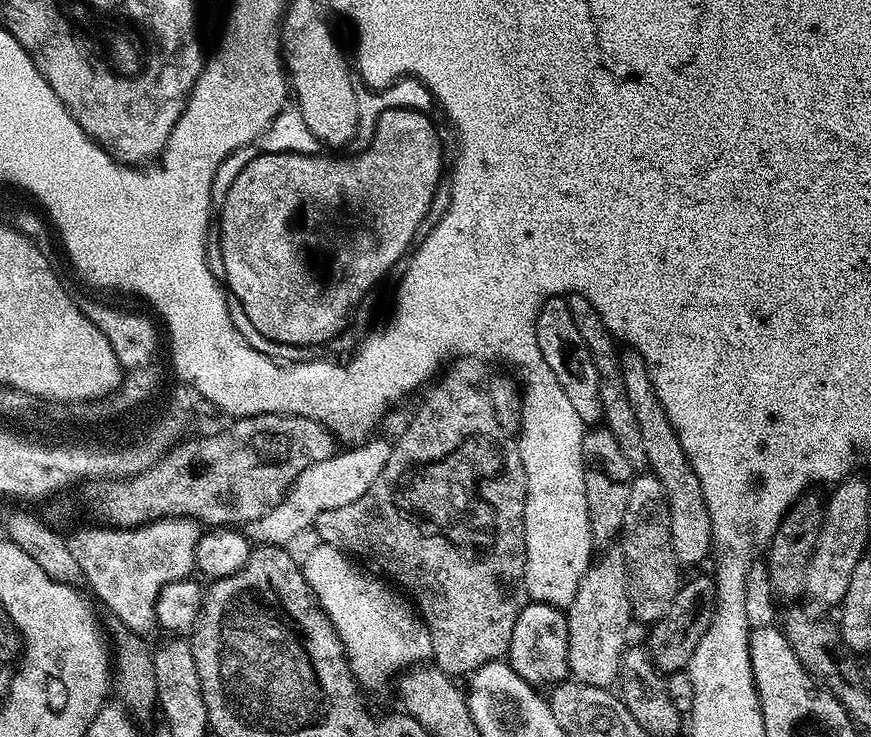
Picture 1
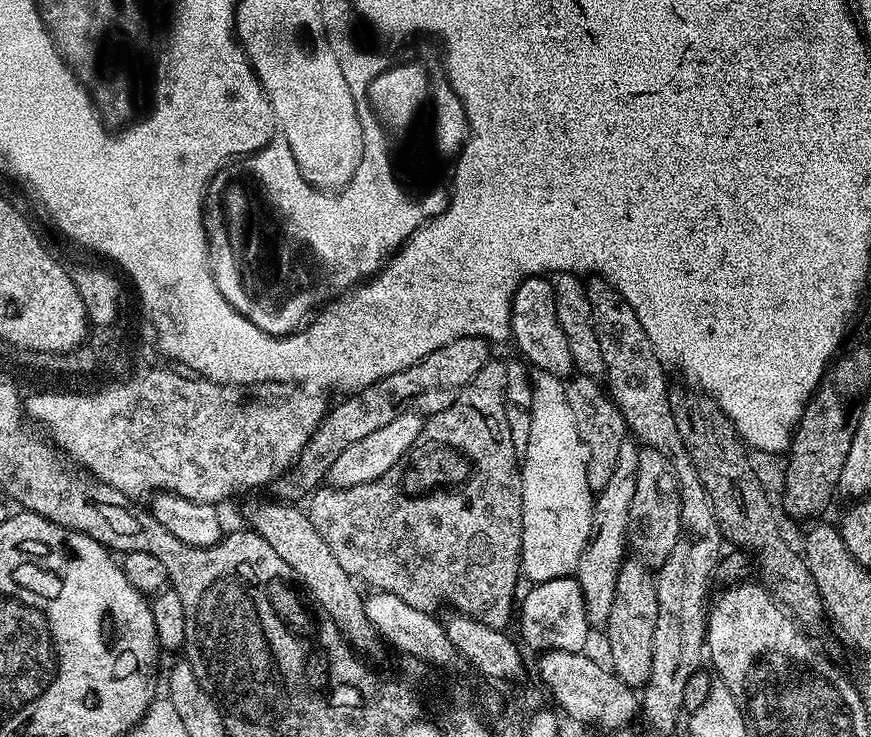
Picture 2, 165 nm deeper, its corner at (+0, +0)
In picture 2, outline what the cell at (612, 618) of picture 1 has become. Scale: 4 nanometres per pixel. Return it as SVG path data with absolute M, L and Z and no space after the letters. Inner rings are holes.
M625 438L619 444L618 462L615 463L610 481L595 497L592 505L592 536L588 539L588 545L584 548L584 553L576 567L574 578L582 590L588 623L593 629L603 629L607 625L610 618L610 610L614 606L618 574L628 552L627 534L630 502L634 498L634 489L637 485L639 457L640 448L637 441L632 438Z

